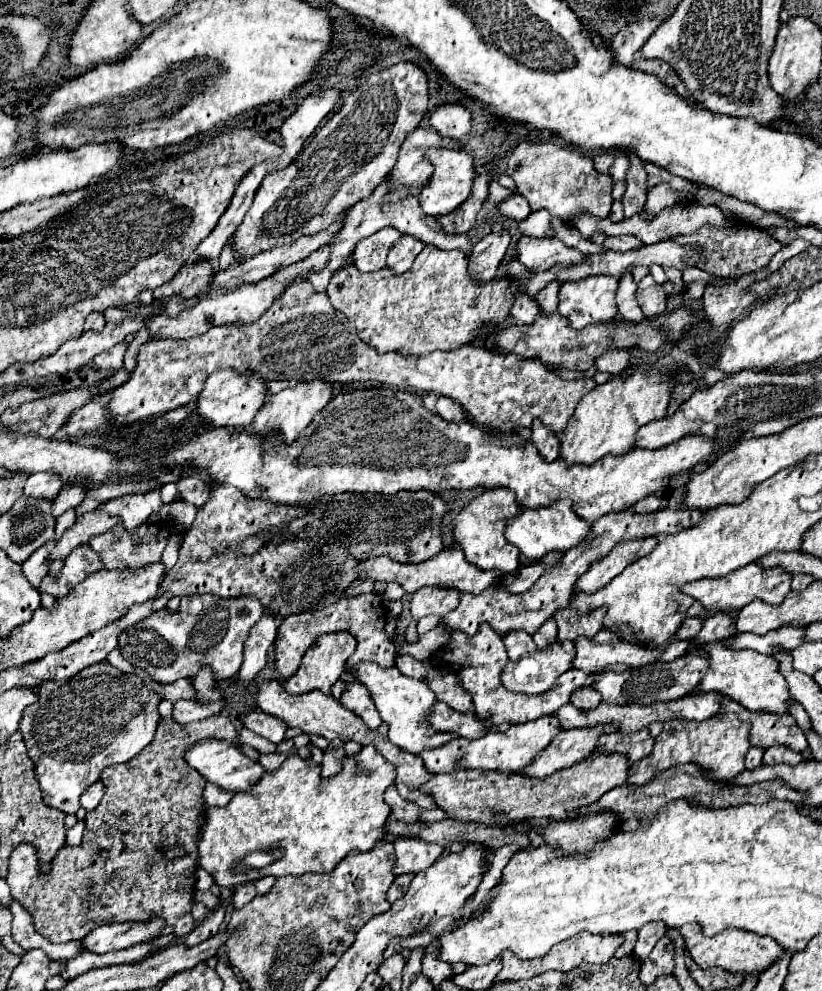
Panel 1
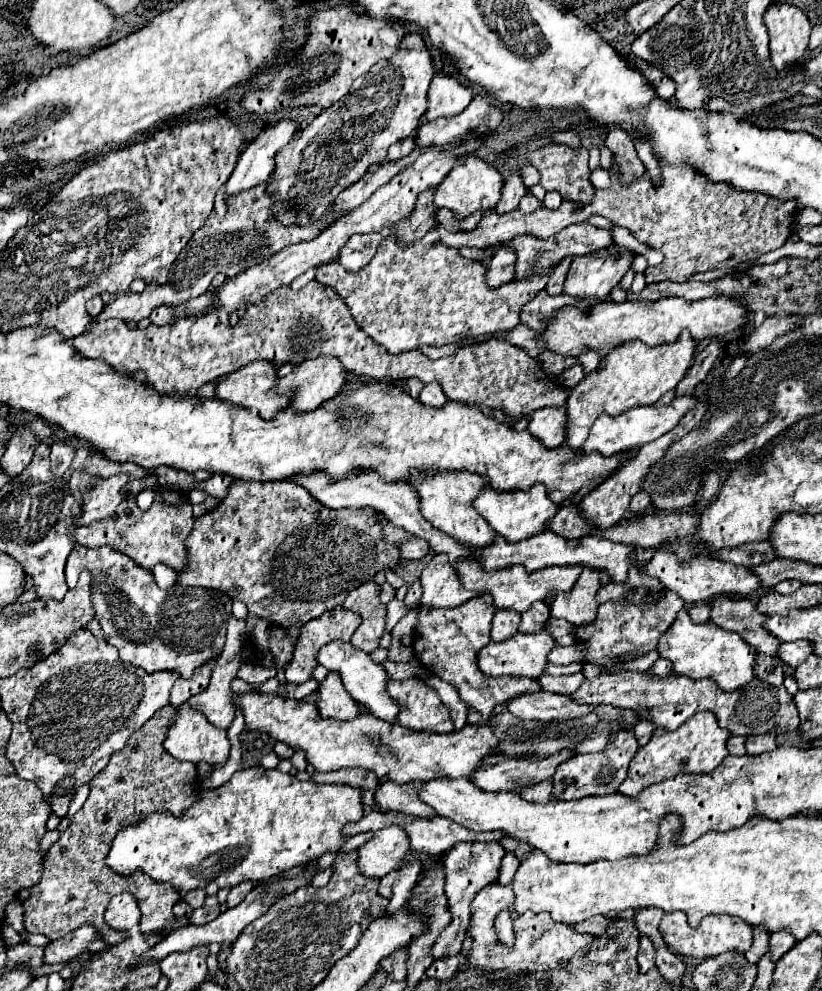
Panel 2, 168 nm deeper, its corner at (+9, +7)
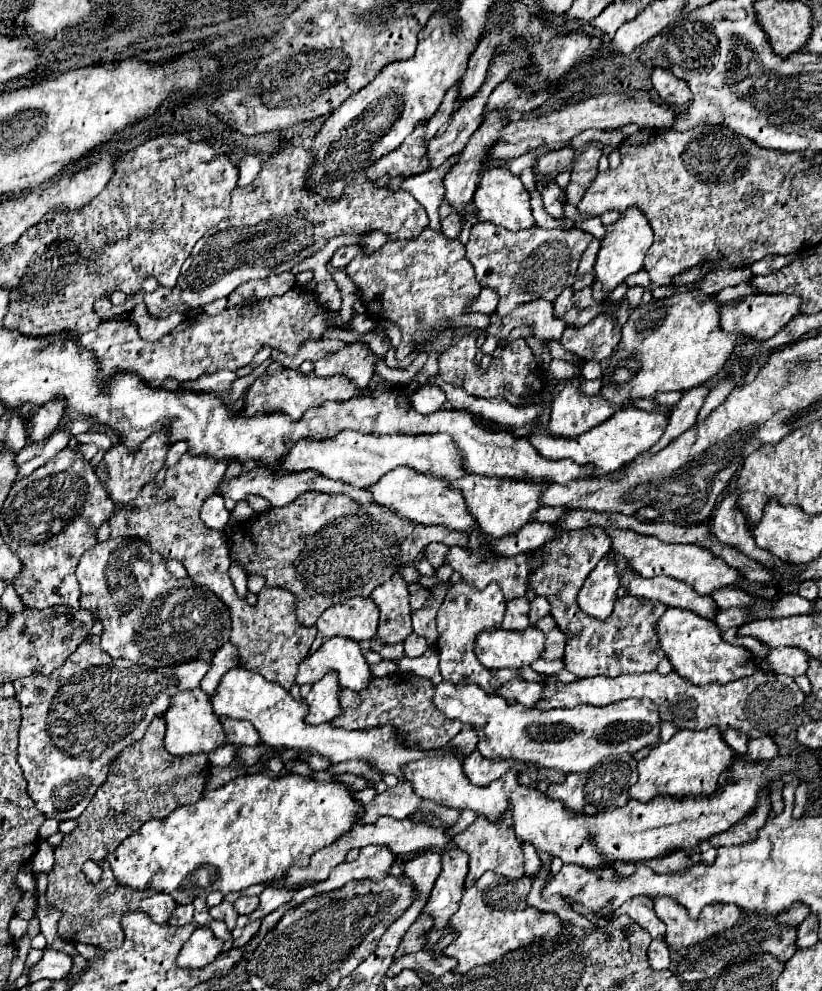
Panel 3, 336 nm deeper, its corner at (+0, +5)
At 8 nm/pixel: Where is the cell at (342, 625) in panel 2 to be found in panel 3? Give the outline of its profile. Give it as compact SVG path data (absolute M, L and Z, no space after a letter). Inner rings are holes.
M350 598L342 604L330 606L316 622L318 636L312 648L322 646L332 636L344 636L350 640L370 640L378 630L380 610L372 598Z

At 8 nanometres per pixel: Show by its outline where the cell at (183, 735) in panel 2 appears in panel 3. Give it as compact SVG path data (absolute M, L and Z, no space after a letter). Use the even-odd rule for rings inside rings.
M200 688L184 690L172 696L170 708L162 714L166 722L166 734L164 734L164 748L172 756L186 756L186 754L200 754L200 752L212 752L214 748L226 744L224 728L218 720L218 716L212 712L212 704L208 694L204 694Z

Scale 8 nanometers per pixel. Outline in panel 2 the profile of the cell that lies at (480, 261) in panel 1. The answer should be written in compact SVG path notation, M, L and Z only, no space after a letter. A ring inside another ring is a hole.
M517 172L511 174L511 176L505 180L505 186L503 186L503 192L501 192L501 200L497 202L495 212L497 212L497 214L507 214L509 210L515 210L517 204L519 204L519 200L521 200L521 196L523 196L525 192L527 192L527 190L525 190L525 186L523 186L519 174L517 174Z

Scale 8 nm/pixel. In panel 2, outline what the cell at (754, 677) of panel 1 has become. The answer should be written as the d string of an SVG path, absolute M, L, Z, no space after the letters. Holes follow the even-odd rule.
M683 608L673 622L673 626L663 632L659 638L657 652L661 658L667 658L673 662L673 672L681 676L689 676L693 680L697 678L709 678L713 680L719 690L733 692L743 688L747 682L755 678L755 654L757 650L741 640L735 632L725 632L717 628L713 622L705 624L693 624L687 616L687 610Z

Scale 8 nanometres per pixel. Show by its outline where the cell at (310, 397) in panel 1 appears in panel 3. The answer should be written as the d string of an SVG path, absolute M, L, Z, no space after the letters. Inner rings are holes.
M352 342L340 352L328 354L322 360L318 360L314 364L314 374L316 376L342 374L352 378L358 388L366 388L370 378L374 376L374 364L376 364L376 358L370 352L368 344Z

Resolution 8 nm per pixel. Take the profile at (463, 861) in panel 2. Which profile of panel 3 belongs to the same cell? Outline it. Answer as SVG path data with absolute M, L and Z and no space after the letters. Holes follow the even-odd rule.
M510 812L504 814L498 822L490 822L488 818L478 816L474 824L470 824L464 832L454 836L452 840L460 850L466 850L470 854L470 872L468 872L468 878L466 878L466 886L472 886L486 870L500 874L500 876L506 876L506 878L512 878L512 880L524 876L522 842L514 834Z

